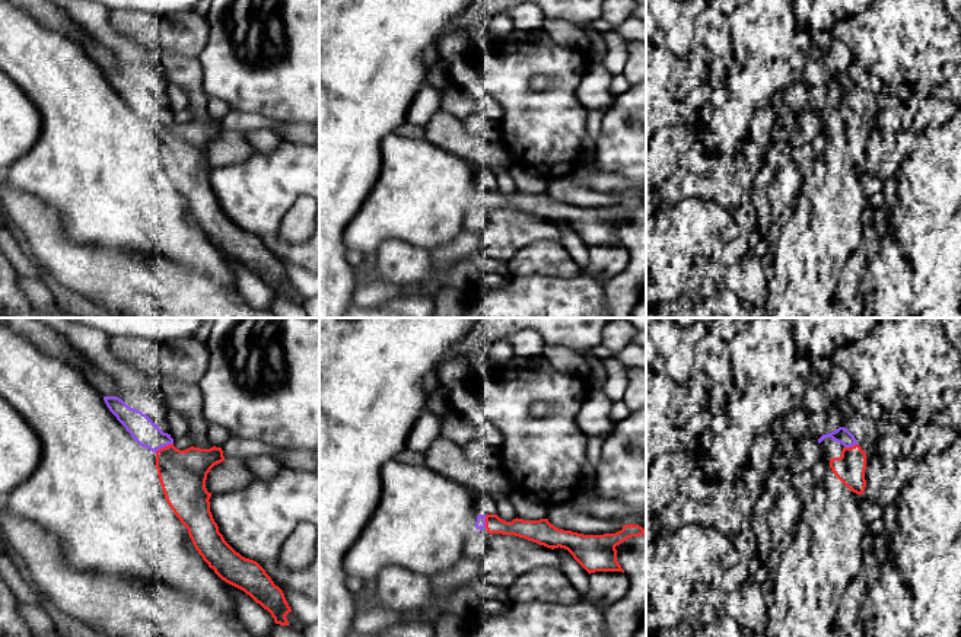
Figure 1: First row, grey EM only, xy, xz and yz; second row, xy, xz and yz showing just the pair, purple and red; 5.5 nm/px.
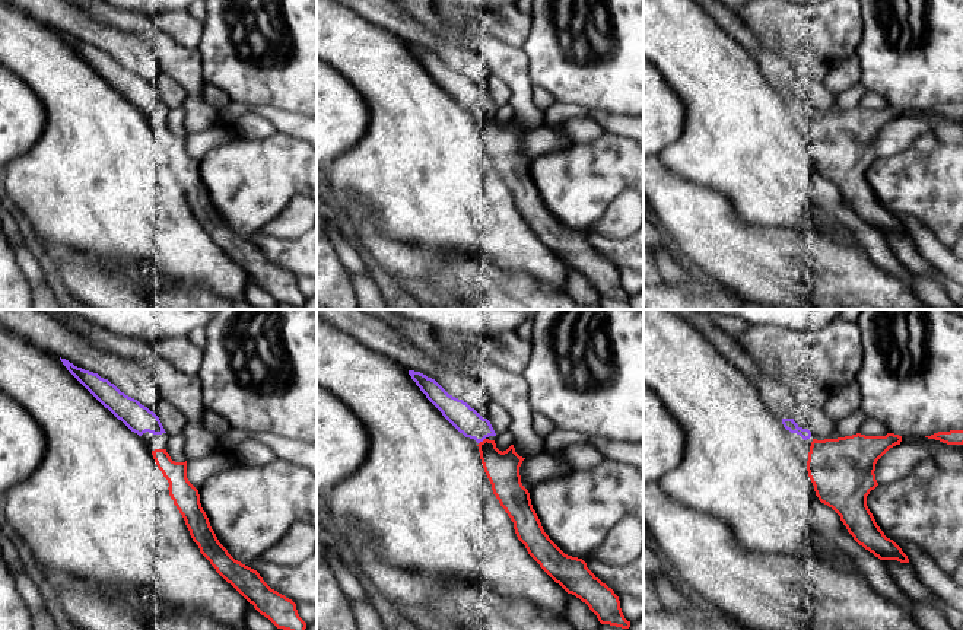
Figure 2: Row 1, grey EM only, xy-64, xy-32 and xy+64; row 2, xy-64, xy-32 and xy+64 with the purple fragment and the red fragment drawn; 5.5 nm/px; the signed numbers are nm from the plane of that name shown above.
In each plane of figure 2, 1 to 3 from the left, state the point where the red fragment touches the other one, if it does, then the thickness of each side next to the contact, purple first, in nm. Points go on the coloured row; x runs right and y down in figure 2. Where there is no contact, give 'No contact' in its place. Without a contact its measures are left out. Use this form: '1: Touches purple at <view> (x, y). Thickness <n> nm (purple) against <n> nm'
1: No contact
2: Touches purple at xy-32 (482, 441). Thickness 150 nm (purple) against 190 nm
3: No contact

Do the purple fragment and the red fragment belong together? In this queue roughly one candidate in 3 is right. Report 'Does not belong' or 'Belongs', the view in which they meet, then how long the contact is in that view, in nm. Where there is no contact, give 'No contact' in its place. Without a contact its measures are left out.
Belongs. Touches purple in xy. Shared border 120 nm

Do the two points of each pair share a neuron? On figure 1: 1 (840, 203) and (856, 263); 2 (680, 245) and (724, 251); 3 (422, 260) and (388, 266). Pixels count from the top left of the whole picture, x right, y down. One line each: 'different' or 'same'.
1: different
2: different
3: same

